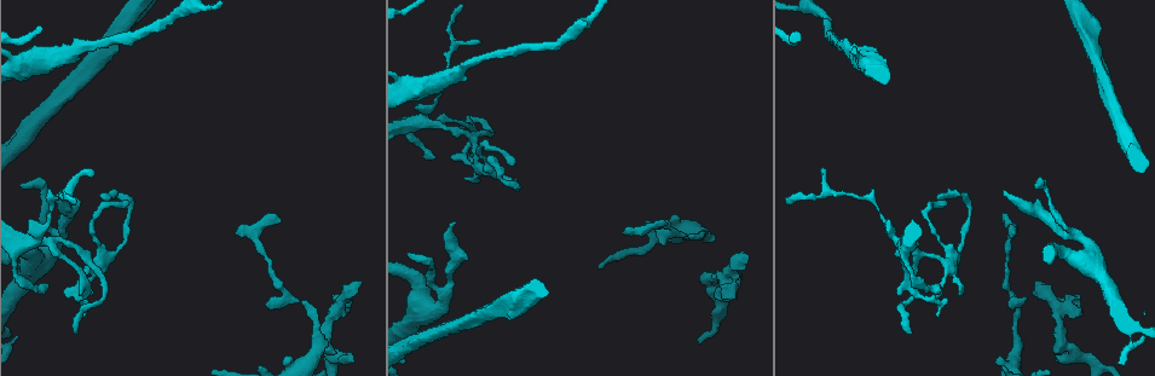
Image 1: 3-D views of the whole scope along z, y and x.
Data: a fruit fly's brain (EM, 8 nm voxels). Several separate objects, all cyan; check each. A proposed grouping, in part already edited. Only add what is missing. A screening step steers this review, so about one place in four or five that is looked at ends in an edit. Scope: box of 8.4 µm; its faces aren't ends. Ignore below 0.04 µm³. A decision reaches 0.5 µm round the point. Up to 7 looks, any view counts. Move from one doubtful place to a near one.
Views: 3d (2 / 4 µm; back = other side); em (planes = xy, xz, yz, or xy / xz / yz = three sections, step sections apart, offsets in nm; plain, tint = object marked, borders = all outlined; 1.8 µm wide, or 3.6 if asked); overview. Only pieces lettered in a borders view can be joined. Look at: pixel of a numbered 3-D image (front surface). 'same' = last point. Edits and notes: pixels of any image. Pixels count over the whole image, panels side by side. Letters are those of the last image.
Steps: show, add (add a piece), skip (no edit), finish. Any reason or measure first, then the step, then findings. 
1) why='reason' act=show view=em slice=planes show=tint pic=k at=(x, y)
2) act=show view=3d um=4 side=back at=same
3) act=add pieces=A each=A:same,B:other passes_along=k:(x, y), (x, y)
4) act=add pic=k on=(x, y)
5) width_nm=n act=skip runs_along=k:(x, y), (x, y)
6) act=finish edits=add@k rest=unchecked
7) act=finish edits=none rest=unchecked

why='a narrow waist' act=show view=em slice=xz step=8 show=tint pic=1 at=(942, 285)

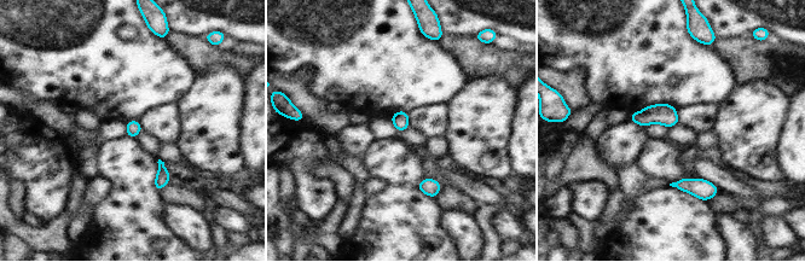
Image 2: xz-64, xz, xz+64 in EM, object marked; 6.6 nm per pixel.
why='another direction' act=show view=em slice=planes show=tint at=same

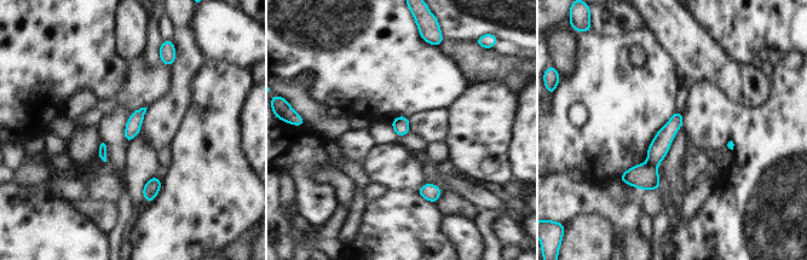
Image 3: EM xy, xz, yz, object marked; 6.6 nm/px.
why='what lies round it' act=show view=em slice=planes show=borders at=same

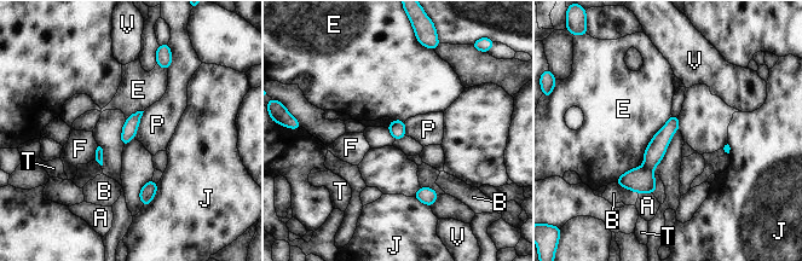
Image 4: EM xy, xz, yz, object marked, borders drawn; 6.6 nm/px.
width_nm=100 act=skip each=A:other,B:other,E:other,F:other,J:other,P:other,T:other,V:other found='no lettered piece goes on from it'

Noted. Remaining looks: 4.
act=show view=em slice=planes show=borders pic=1 at=(455, 224)

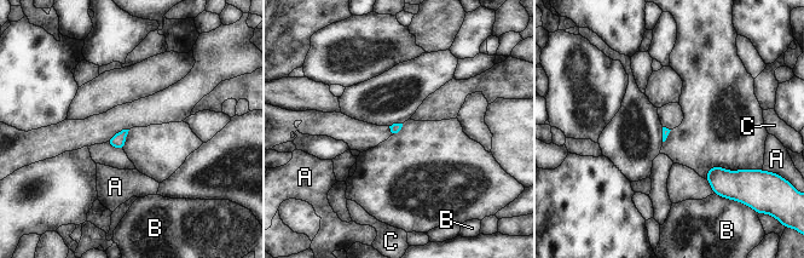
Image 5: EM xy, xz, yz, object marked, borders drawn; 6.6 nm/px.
act=skip each=A:other,B:other,C:other border=5:(705, 179), (715, 193) found='no lettered piece goes on from it'

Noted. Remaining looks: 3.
why='free end' act=show view=3d um=2 pic=1 at=(1007, 305)

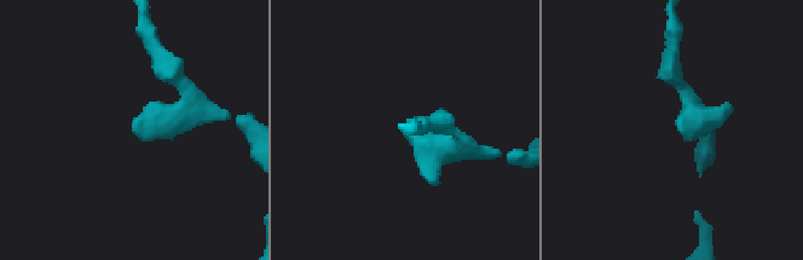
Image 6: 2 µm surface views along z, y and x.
why='shape alone is not enough' act=show view=em um=3.6 slice=xz step=4 show=borders pic=6 at=(132, 126)

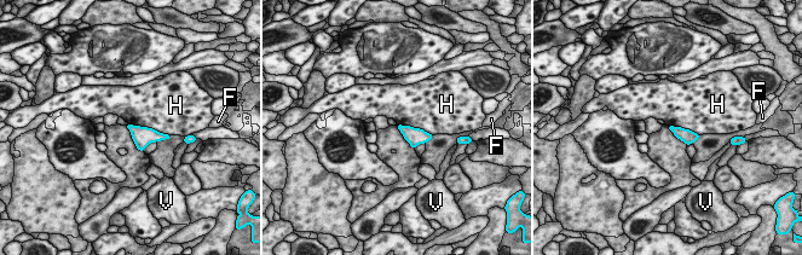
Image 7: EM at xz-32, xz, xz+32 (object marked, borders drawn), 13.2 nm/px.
why='another direction' act=show view=em um=3.6 slice=planes show=borders at=same

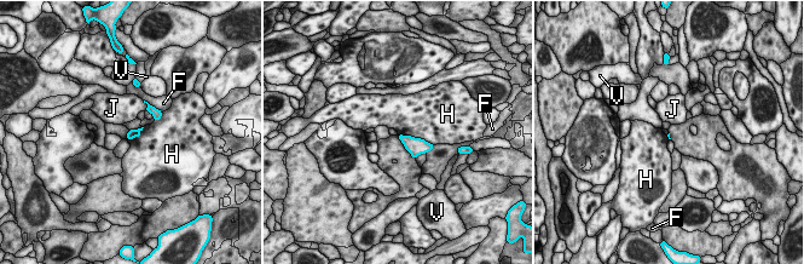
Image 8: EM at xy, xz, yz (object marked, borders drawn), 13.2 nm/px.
act=skip each=F:other,H:other,J:other,V:other found='no lettered piece goes on from it'

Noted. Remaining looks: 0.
act=finish edits=none rest=unchecked

